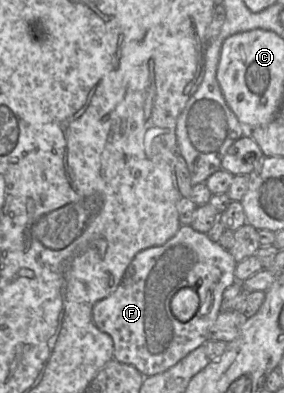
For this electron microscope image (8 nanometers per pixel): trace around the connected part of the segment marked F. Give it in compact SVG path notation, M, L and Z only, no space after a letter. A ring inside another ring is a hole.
M180 225L177 233L166 243L138 252L126 270L117 288L107 297L97 301L92 308L95 325L113 339L115 360L134 366L144 377L162 373L174 366L195 348L208 340L208 331L221 312L221 302L226 288L236 282L237 262L219 243L215 243L190 225ZM183 287L193 287L199 296L199 308L187 322L178 320L172 313L171 300Z

